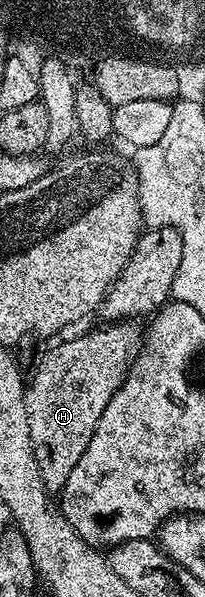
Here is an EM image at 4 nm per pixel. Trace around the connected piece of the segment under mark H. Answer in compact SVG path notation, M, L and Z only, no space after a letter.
M128 320L109 323L104 326L106 329L97 329L94 333L83 334L82 337L73 337L70 341L47 350L45 358L38 363L33 378L28 378L25 390L27 423L31 427L31 443L46 493L60 494L61 488L71 476L71 470L75 468L75 463L83 459L83 451L87 451L87 443L91 443L91 435L95 435L95 427L103 411L107 411L107 403L111 403L113 393L125 382L129 367L143 344L142 330L137 330L133 325L136 324Z

